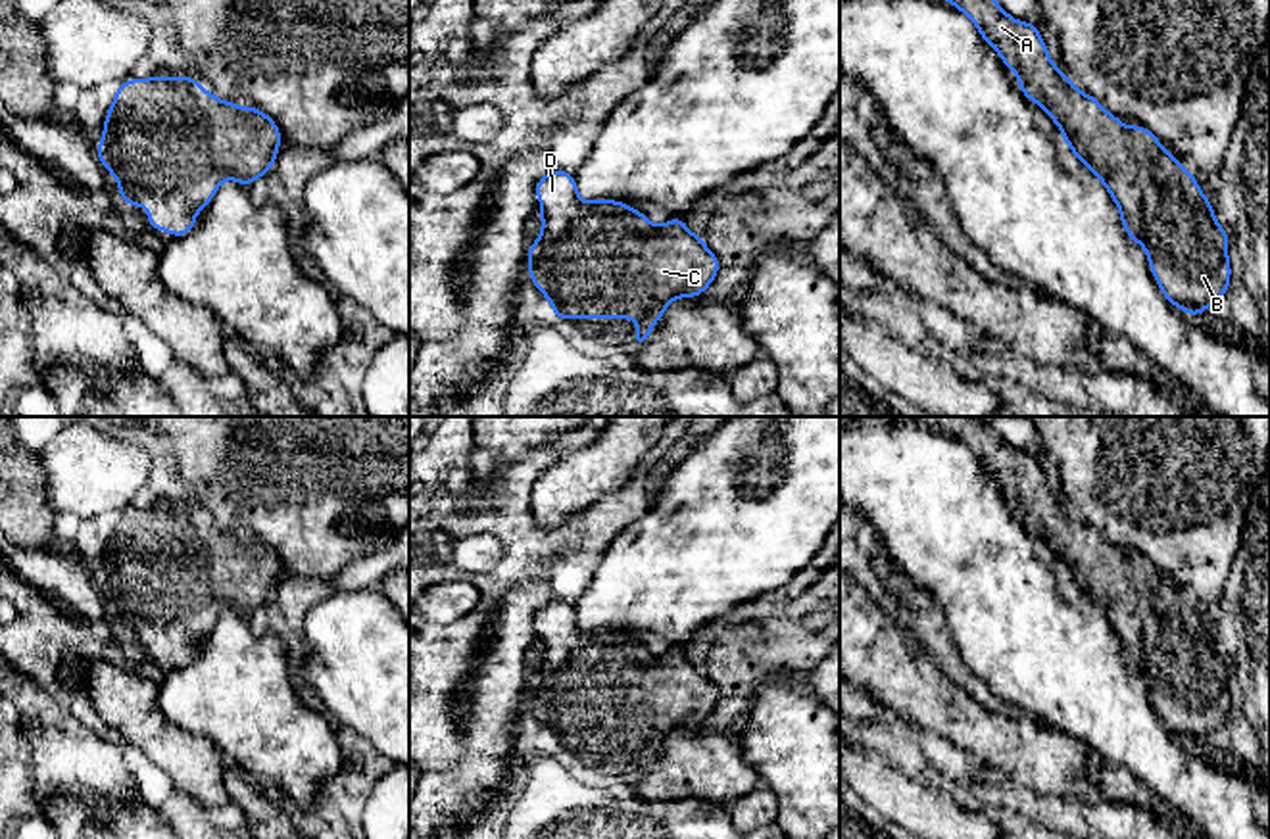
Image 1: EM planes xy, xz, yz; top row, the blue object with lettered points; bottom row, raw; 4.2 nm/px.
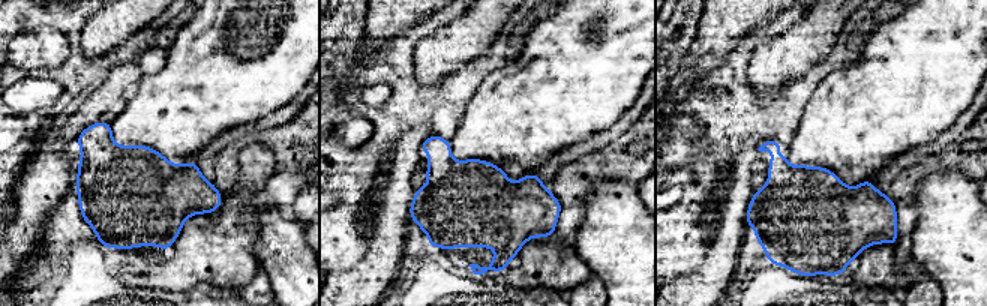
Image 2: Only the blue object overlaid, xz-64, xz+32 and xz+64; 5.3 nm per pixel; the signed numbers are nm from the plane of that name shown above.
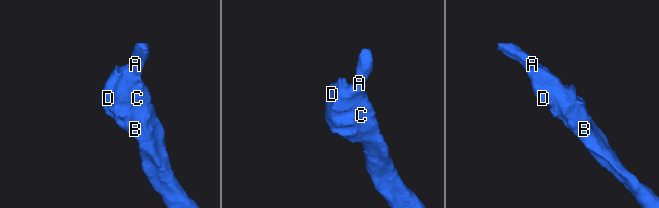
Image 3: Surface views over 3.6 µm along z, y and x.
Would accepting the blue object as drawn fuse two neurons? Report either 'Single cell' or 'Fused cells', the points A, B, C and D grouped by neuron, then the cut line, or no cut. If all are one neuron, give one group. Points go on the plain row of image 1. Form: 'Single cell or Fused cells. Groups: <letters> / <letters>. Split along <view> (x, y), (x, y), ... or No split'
Single cell. Groups: A B C D. No split

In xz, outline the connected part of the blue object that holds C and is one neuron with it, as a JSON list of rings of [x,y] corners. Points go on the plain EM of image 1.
[[[551,599],[536,616],[542,664],[528,678],[532,714],[550,730],[555,749],[636,749],[636,778],[649,770],[653,755],[674,728],[705,724],[720,693],[701,666],[686,659],[684,647],[653,657],[628,634],[594,630],[584,634],[571,603]]]

